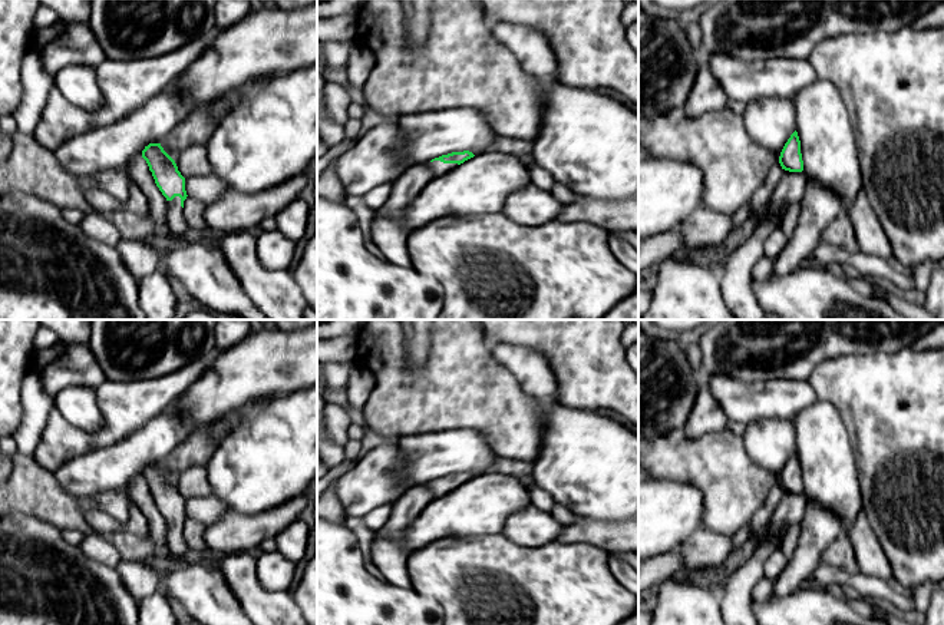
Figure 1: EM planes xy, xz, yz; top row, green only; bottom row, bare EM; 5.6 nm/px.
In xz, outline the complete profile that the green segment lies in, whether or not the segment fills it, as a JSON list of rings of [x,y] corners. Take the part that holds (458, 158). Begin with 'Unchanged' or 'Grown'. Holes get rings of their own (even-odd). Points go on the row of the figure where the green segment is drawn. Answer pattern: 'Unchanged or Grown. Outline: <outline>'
Grown. Outline: [[[469,151],[463,152],[452,152],[448,155],[442,155],[439,158],[432,159],[428,162],[428,168],[433,172],[435,176],[439,176],[445,172],[452,171],[458,165],[463,163],[465,161],[473,158],[475,155]]]

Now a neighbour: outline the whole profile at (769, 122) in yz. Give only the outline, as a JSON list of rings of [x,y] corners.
[[[757,99],[746,105],[742,116],[750,138],[778,158],[796,130],[796,112],[792,100]]]

